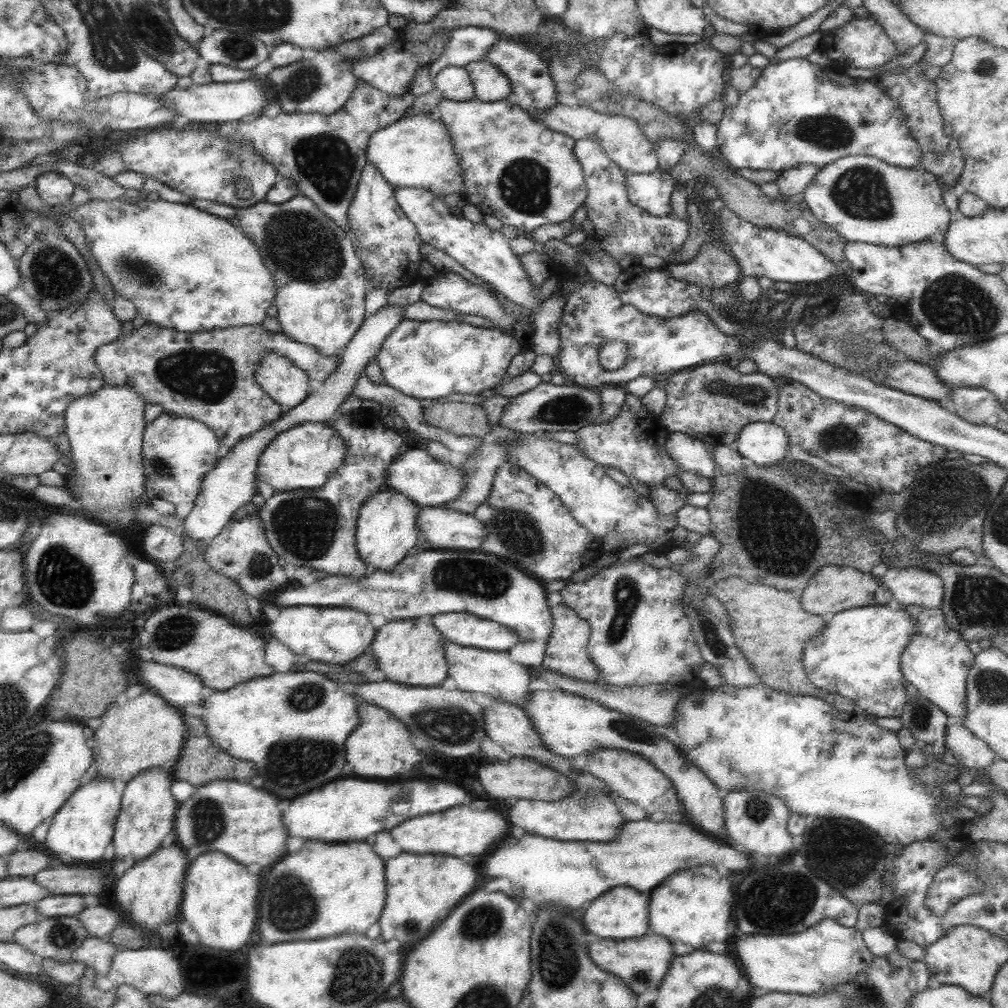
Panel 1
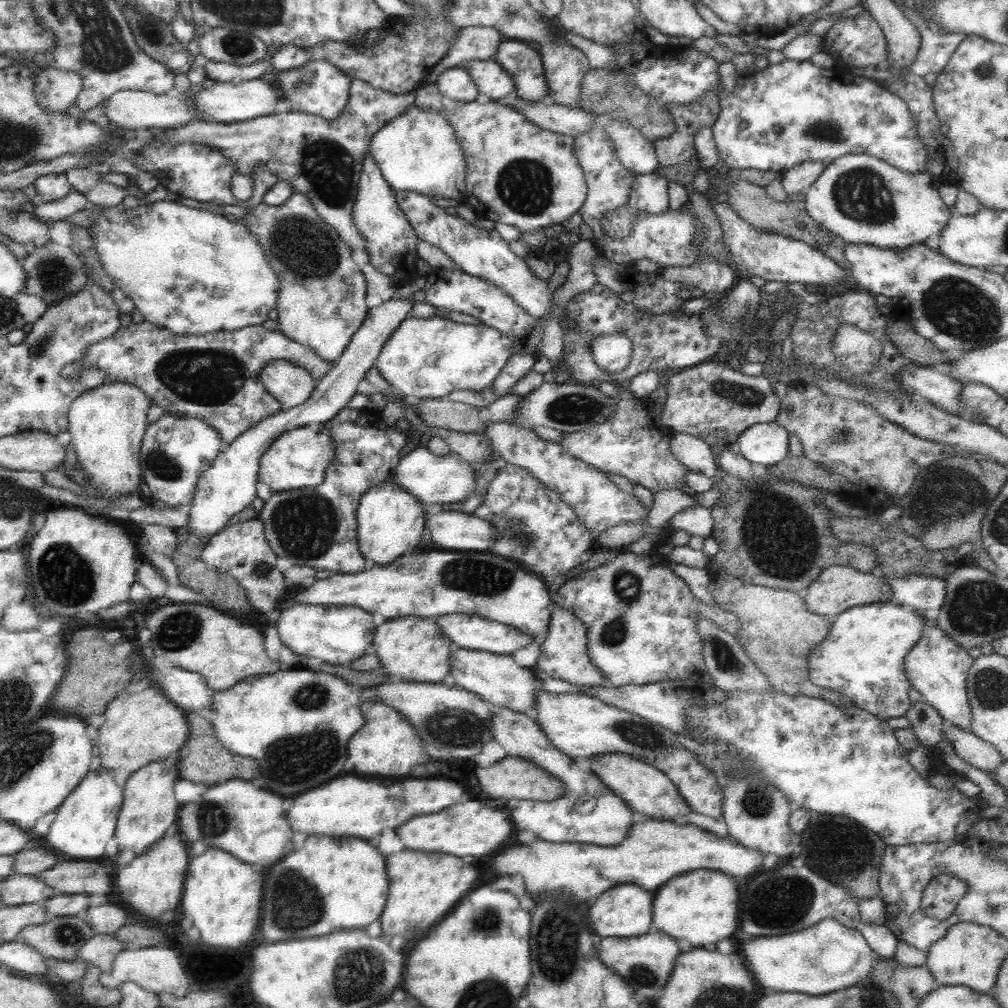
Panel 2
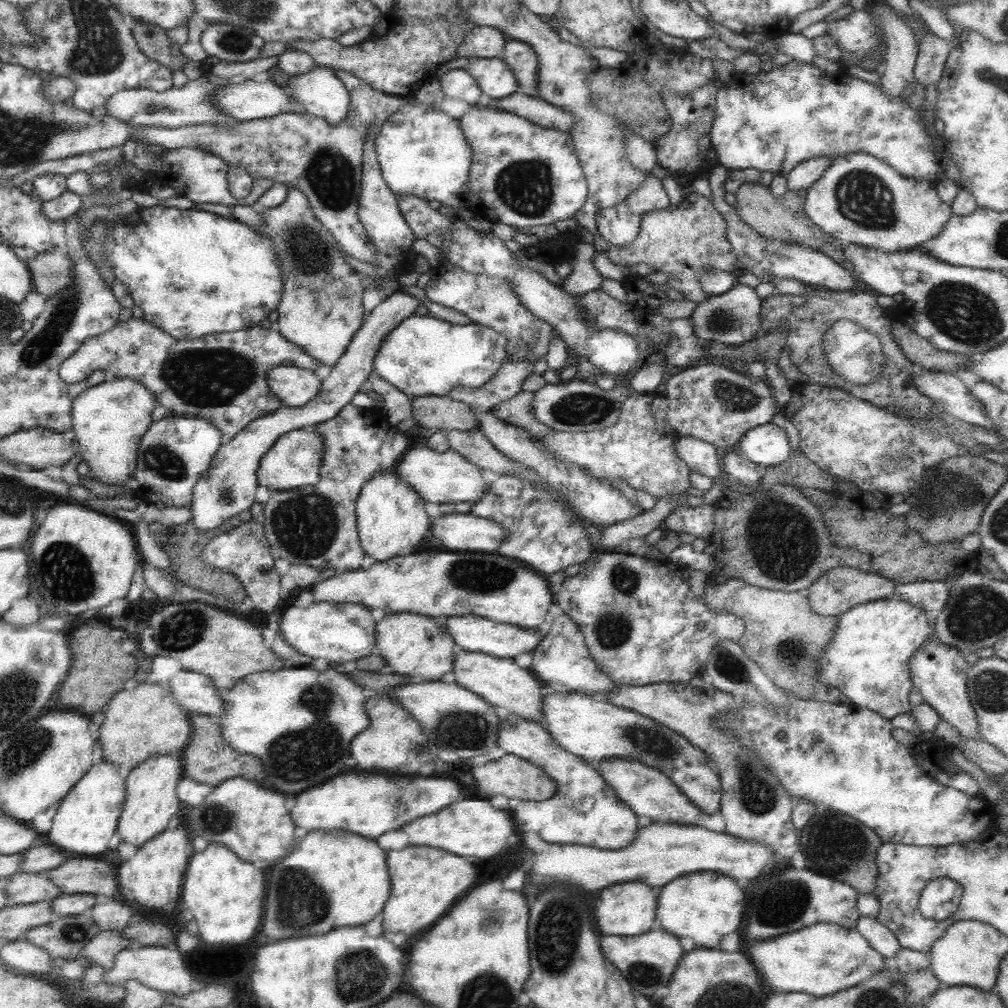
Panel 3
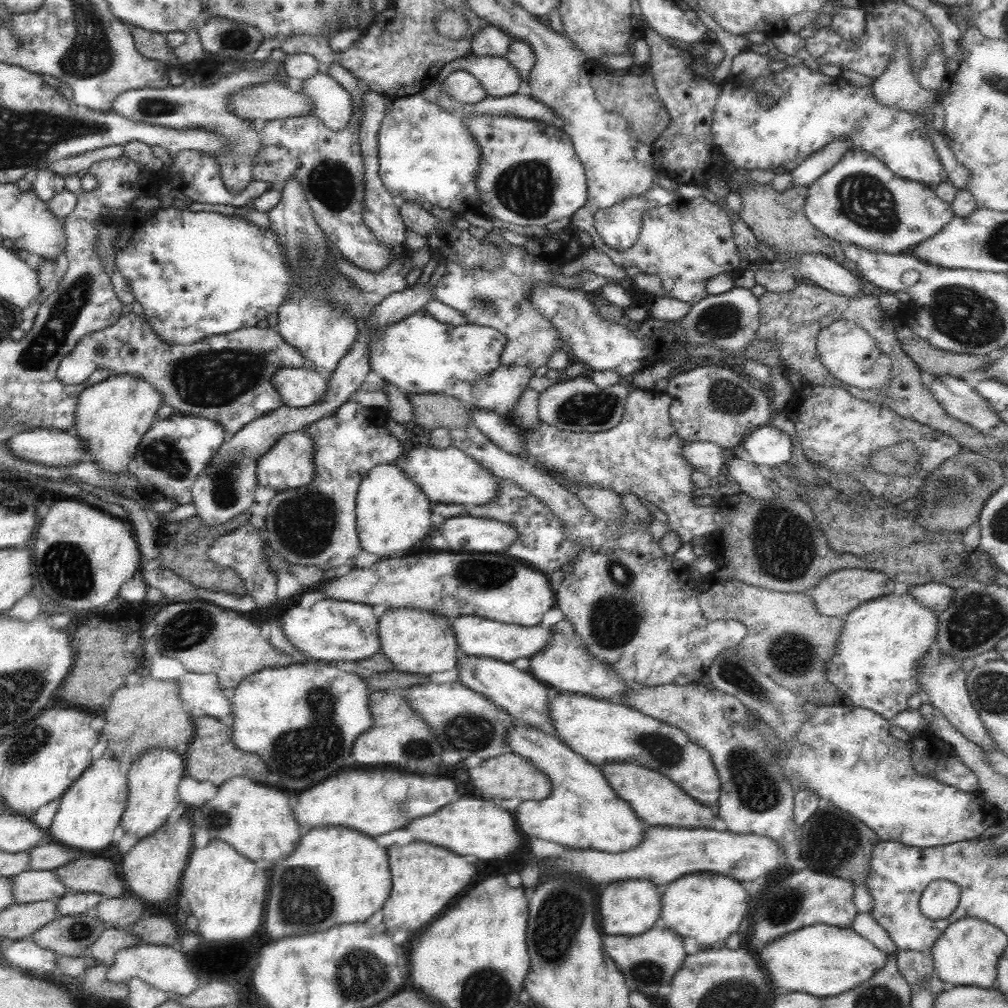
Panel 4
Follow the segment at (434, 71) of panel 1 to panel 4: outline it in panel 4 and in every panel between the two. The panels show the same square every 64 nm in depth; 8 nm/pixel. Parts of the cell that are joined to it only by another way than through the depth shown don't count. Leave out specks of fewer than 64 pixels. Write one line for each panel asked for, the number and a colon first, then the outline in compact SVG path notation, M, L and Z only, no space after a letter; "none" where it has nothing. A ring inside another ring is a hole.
2: M469 26L463 28L453 46L449 48L447 56L439 60L427 74L427 84L437 82L439 74L449 68L457 68L461 62L471 62L471 60L493 60L499 44L503 42L503 34L497 32L495 28L485 28L485 26Z
3: M477 26L463 38L463 44L459 46L457 58L501 58L503 48L507 46L509 38L499 30L491 26Z
4: M487 26L475 36L471 36L471 56L505 56L509 52L513 38L503 32L503 28Z

